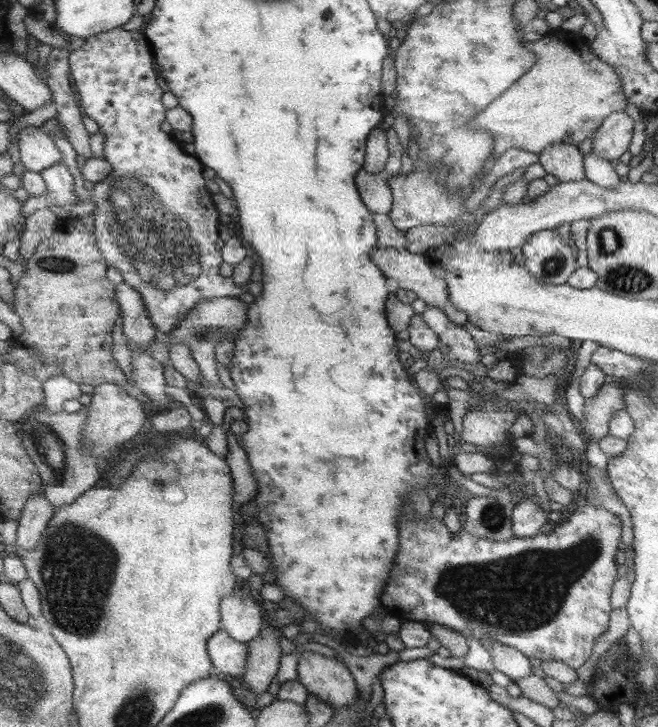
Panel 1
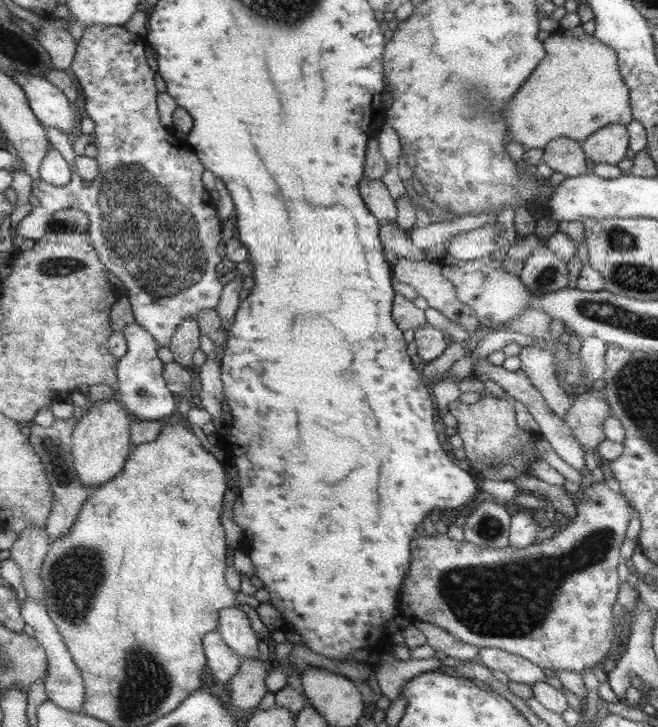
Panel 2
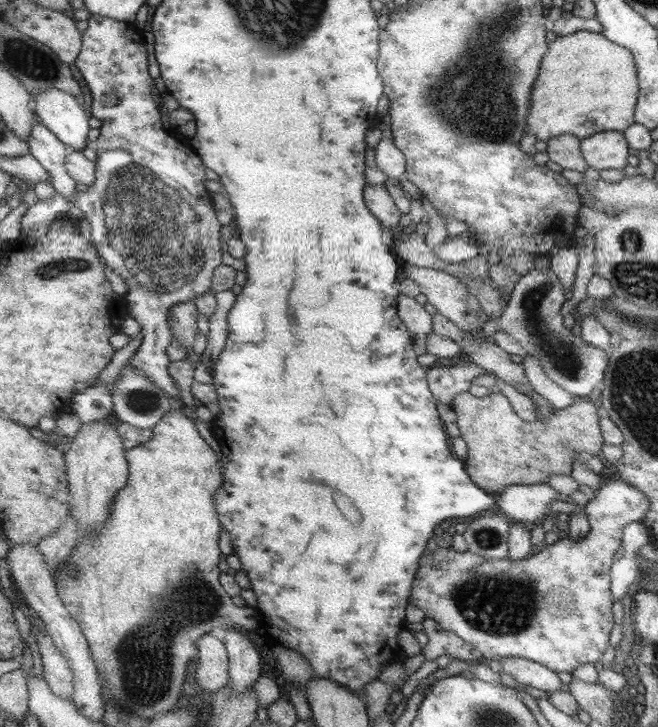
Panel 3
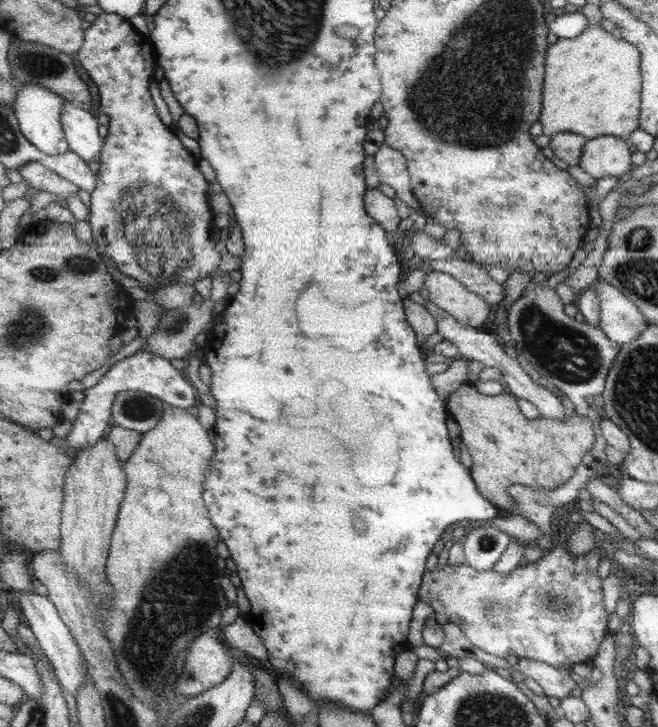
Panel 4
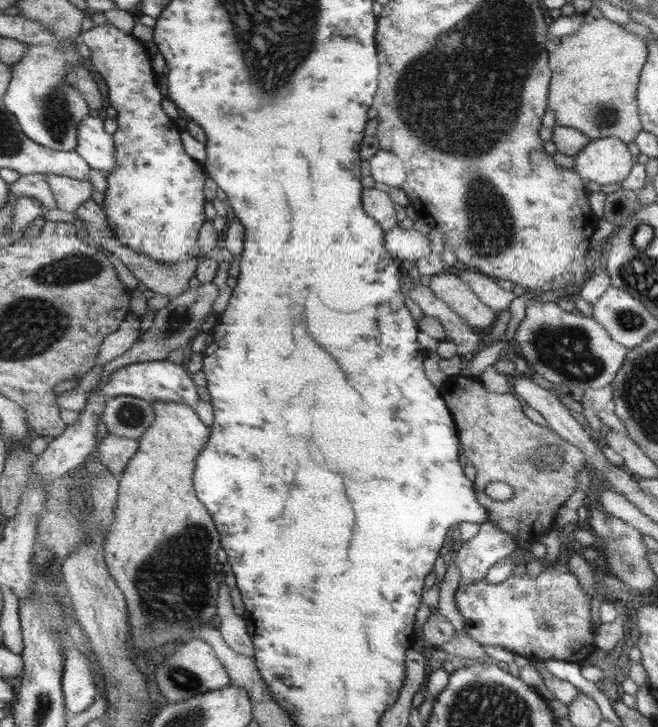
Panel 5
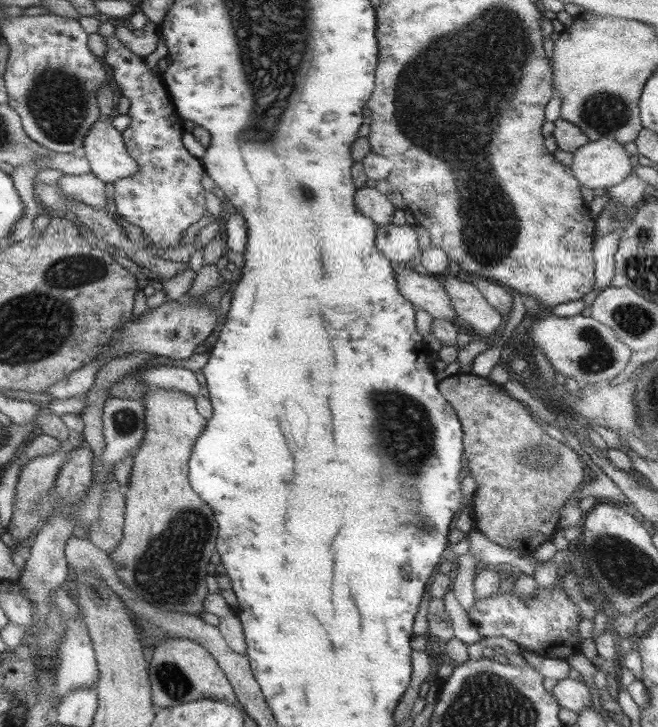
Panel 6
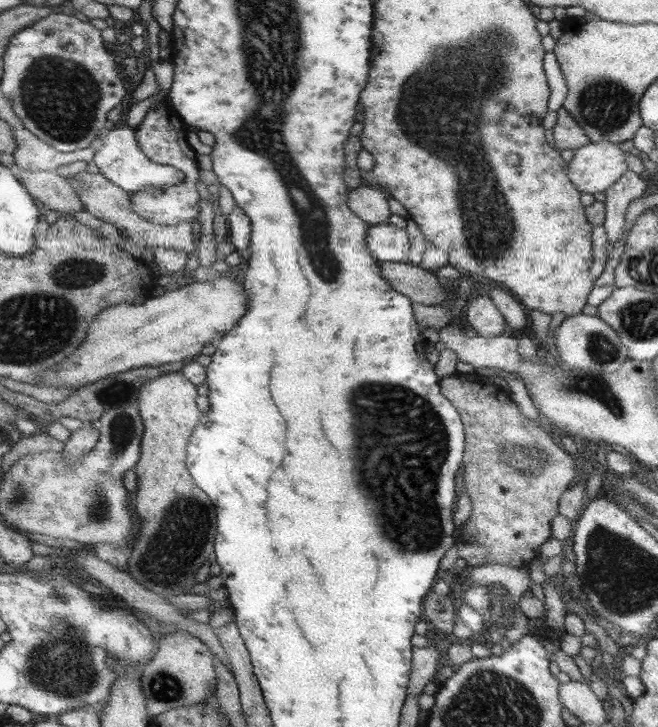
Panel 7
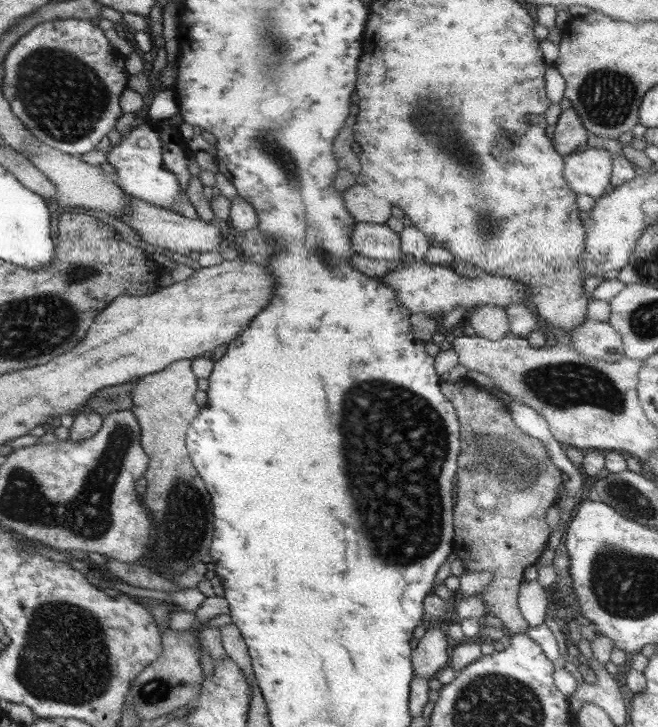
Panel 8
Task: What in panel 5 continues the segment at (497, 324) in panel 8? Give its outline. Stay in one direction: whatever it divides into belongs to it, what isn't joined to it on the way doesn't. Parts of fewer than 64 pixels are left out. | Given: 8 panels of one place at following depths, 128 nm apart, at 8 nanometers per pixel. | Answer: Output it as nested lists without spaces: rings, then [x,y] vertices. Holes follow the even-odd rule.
[[[438,273],[431,278],[430,289],[436,298],[473,329],[486,329],[497,322],[498,314],[477,297],[477,294],[460,277],[452,273]]]

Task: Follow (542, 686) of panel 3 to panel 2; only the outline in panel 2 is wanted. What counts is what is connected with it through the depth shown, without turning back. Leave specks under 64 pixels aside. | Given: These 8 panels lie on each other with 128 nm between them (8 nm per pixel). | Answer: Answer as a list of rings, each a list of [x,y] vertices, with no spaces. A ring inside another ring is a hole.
[[[488,646],[480,647],[477,657],[477,661],[489,668],[490,671],[500,670],[512,682],[529,685],[542,681],[546,682],[546,675],[542,668],[523,656]]]

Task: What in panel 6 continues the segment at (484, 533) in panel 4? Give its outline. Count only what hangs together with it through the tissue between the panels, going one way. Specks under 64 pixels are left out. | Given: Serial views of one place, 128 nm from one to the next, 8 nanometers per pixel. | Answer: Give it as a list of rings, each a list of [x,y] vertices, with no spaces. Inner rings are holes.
[[[468,551],[458,558],[458,575],[454,578],[455,597],[467,612],[475,603],[475,578],[478,560]]]

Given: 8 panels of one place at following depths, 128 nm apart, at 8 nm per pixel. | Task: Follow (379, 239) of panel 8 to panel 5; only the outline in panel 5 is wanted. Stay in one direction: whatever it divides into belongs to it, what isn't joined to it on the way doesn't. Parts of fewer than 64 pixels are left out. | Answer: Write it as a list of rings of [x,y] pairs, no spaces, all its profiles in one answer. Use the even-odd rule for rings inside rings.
[[[396,226],[386,233],[385,247],[402,262],[408,259],[418,261],[430,254],[431,243],[431,236]]]

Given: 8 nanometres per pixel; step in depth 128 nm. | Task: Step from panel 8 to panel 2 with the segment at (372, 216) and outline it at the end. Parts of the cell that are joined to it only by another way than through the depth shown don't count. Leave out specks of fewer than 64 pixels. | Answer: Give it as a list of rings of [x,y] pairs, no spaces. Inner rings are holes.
[[[362,179],[360,193],[373,215],[377,216],[382,224],[395,222],[397,218],[396,200],[380,179]]]

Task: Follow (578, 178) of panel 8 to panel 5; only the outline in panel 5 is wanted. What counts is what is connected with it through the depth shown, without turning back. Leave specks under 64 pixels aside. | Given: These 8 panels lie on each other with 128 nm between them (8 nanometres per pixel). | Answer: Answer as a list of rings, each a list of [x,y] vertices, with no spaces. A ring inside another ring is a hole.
[[[616,137],[591,139],[591,141],[575,157],[575,171],[582,175],[584,180],[598,184],[622,182],[631,174],[634,168],[634,156],[628,152],[625,141]]]

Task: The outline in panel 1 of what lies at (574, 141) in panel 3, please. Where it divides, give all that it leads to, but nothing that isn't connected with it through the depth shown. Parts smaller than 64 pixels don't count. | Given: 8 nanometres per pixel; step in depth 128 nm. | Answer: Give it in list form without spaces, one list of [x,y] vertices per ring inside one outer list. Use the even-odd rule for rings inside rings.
[[[554,143],[538,156],[542,168],[547,174],[556,176],[560,183],[584,178],[585,162],[582,162],[582,154],[577,145]]]

